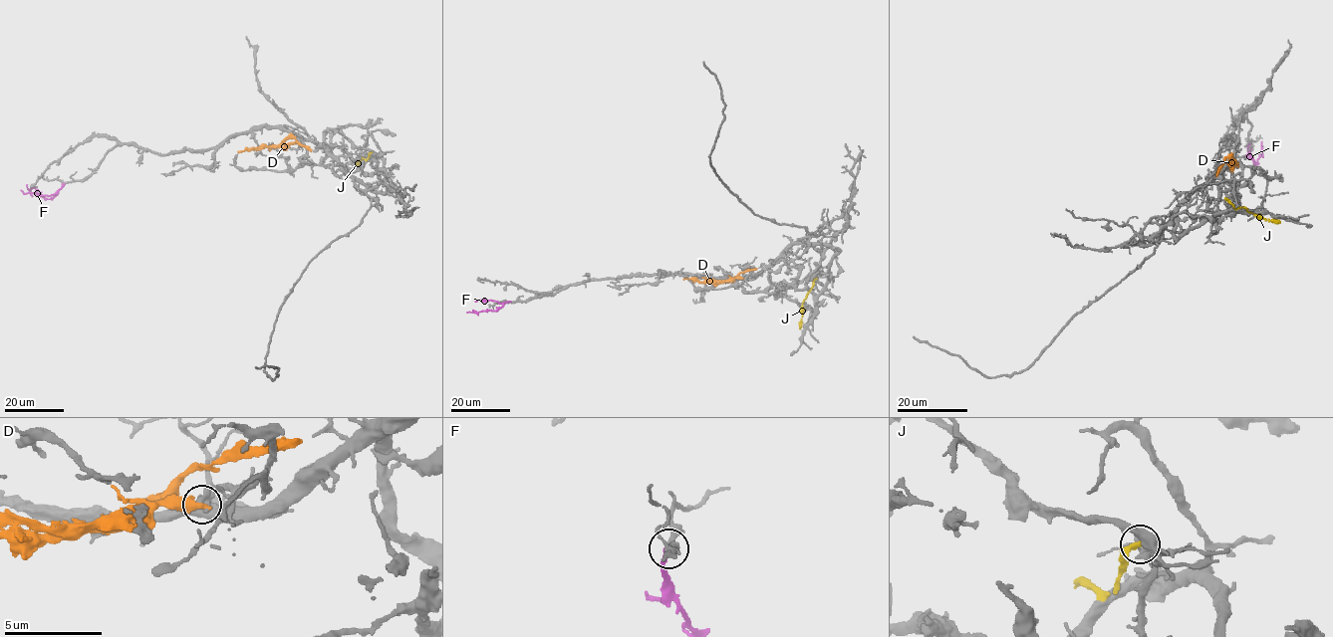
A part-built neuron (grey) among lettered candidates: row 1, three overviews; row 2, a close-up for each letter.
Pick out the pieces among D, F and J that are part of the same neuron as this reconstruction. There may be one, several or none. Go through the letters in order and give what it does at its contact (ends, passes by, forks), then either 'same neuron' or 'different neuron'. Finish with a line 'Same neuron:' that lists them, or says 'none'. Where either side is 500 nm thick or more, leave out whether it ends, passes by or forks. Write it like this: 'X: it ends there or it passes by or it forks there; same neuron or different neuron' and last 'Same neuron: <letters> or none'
D: different neuron
F: it ends there; same neuron
J: it ends there; different neuron
Same neuron: F

